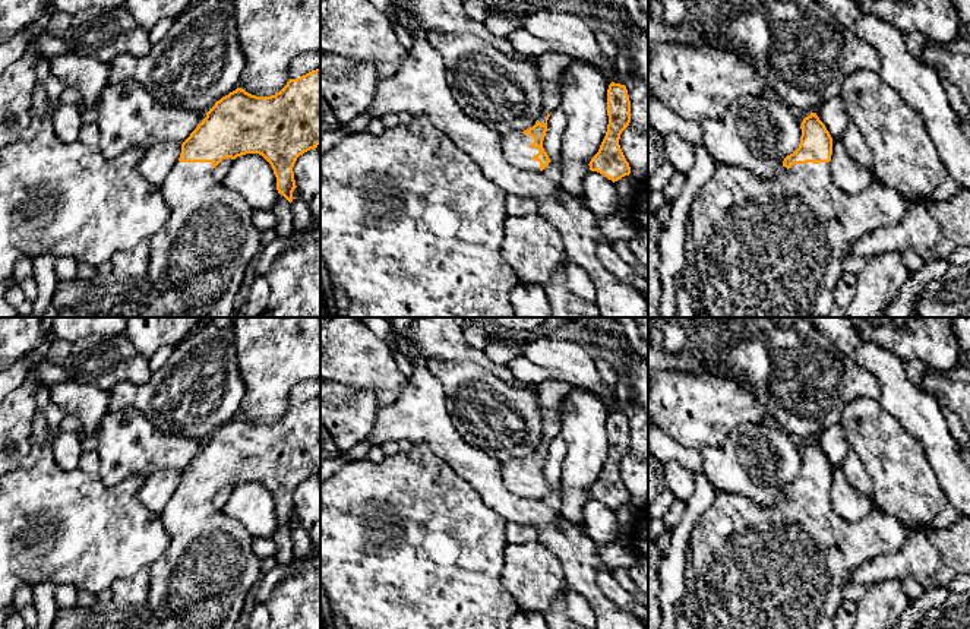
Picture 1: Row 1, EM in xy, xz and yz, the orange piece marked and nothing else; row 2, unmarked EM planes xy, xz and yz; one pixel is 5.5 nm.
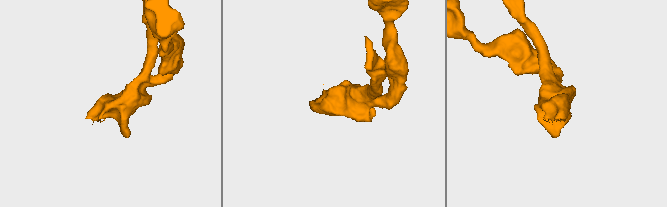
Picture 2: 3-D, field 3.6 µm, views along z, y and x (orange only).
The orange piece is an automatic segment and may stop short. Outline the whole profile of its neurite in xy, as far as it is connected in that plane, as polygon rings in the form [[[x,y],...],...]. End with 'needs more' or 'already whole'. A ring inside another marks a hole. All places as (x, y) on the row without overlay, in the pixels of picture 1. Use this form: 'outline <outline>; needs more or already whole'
outline [[[320,396],[312,398],[271,424],[256,424],[241,415],[222,424],[206,440],[190,464],[181,471],[181,481],[164,511],[161,521],[170,535],[164,554],[151,568],[149,592],[145,606],[158,617],[162,629],[237,629],[247,594],[262,576],[262,560],[253,553],[253,537],[236,519],[218,511],[212,497],[225,486],[246,481],[262,483],[277,505],[277,518],[290,531],[297,515],[293,494],[300,483],[320,471]]]; needs more

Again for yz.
outline [[[811,440],[803,446],[800,456],[802,464],[799,475],[784,486],[783,494],[772,506],[764,508],[745,494],[717,491],[713,505],[699,516],[693,525],[688,543],[691,563],[686,572],[686,578],[692,581],[692,590],[704,620],[702,629],[835,629],[837,611],[846,601],[843,595],[843,587],[850,581],[849,575],[857,566],[879,554],[890,554],[900,550],[909,541],[909,538],[919,531],[909,527],[907,524],[900,522],[897,518],[887,515],[882,511],[875,511],[857,522],[847,522],[841,516],[835,515],[830,500],[832,465],[825,452],[819,448],[816,440]]]; needs more

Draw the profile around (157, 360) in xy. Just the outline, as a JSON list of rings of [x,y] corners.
[[[159,348],[155,354],[152,354],[148,358],[151,372],[155,372],[159,367],[162,367],[167,363],[167,360],[170,358],[170,355],[171,355],[171,348]]]

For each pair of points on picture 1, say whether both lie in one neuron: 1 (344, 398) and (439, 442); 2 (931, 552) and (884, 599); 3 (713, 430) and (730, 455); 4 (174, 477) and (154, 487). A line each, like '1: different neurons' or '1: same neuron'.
1: different neurons
2: different neurons
3: different neurons
4: same neuron

